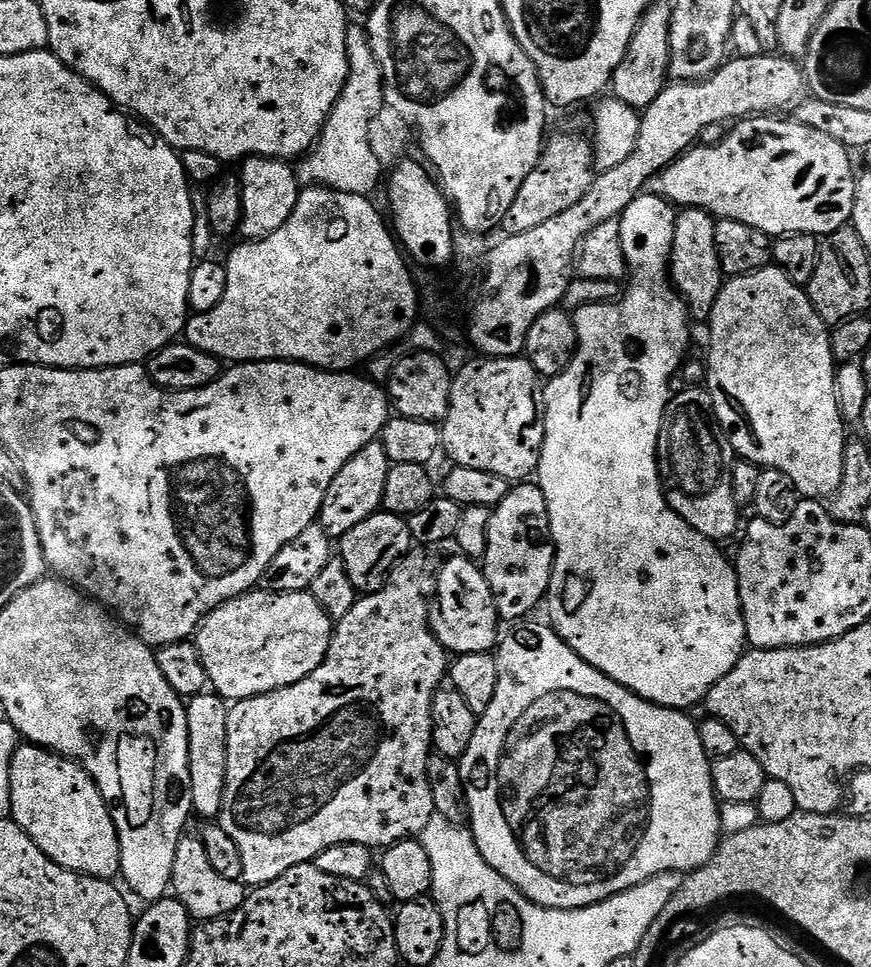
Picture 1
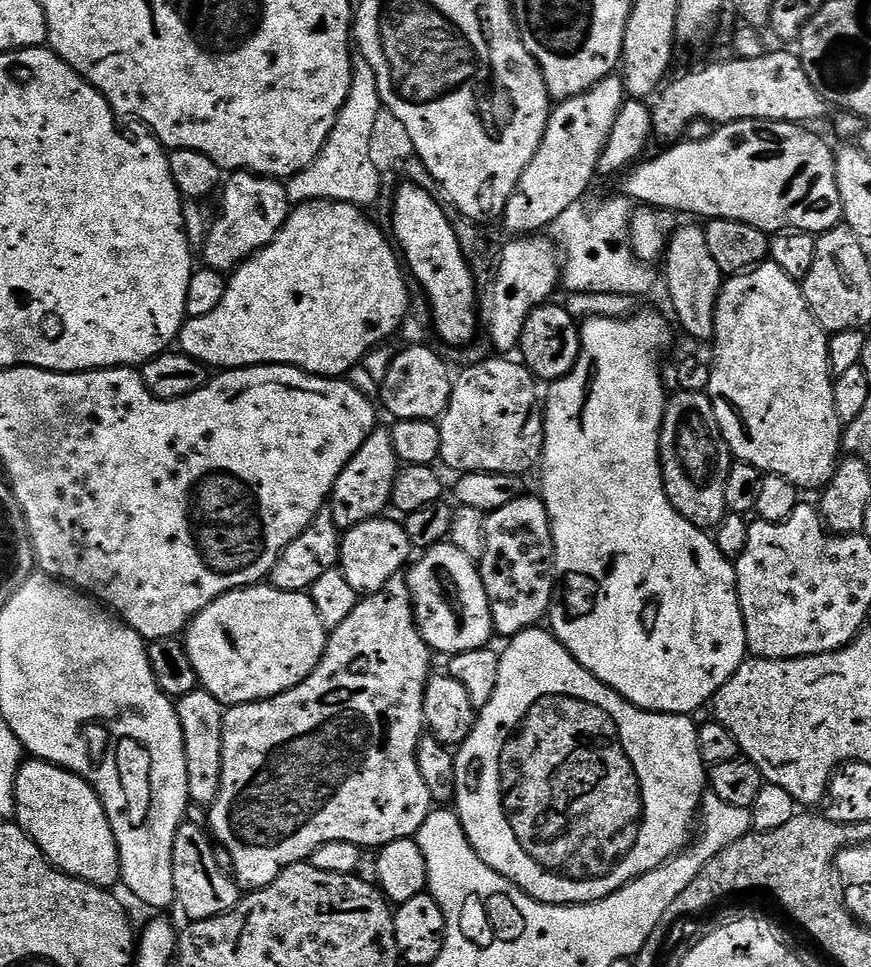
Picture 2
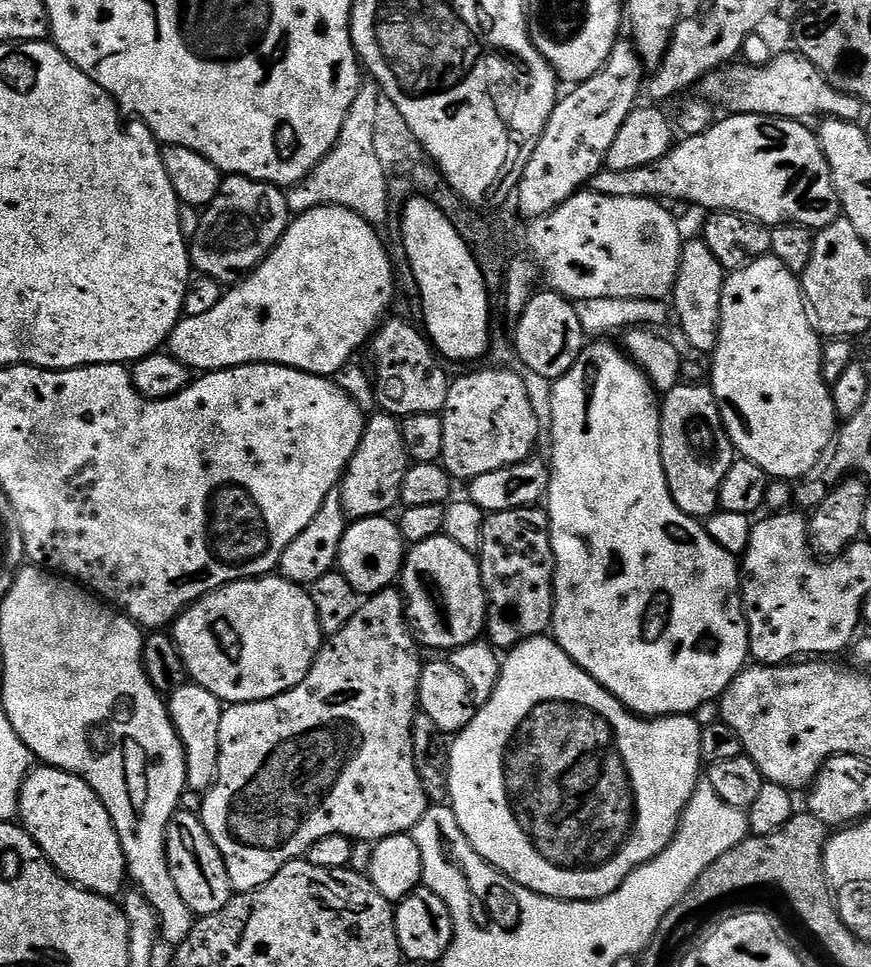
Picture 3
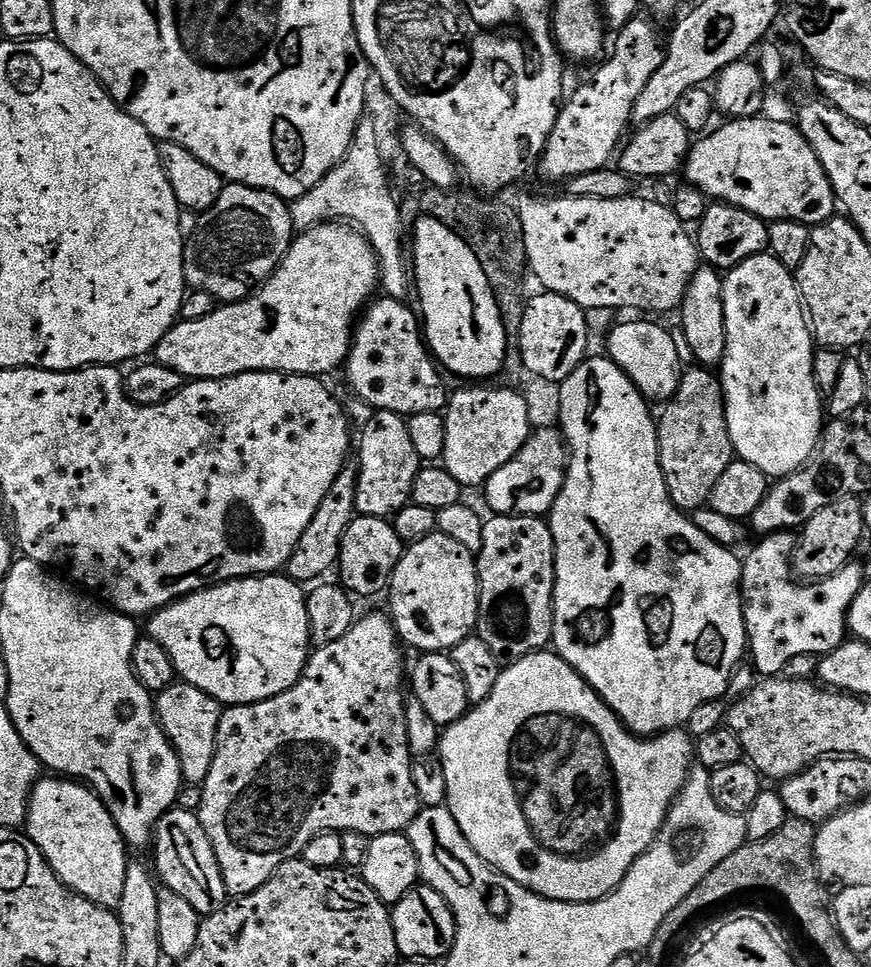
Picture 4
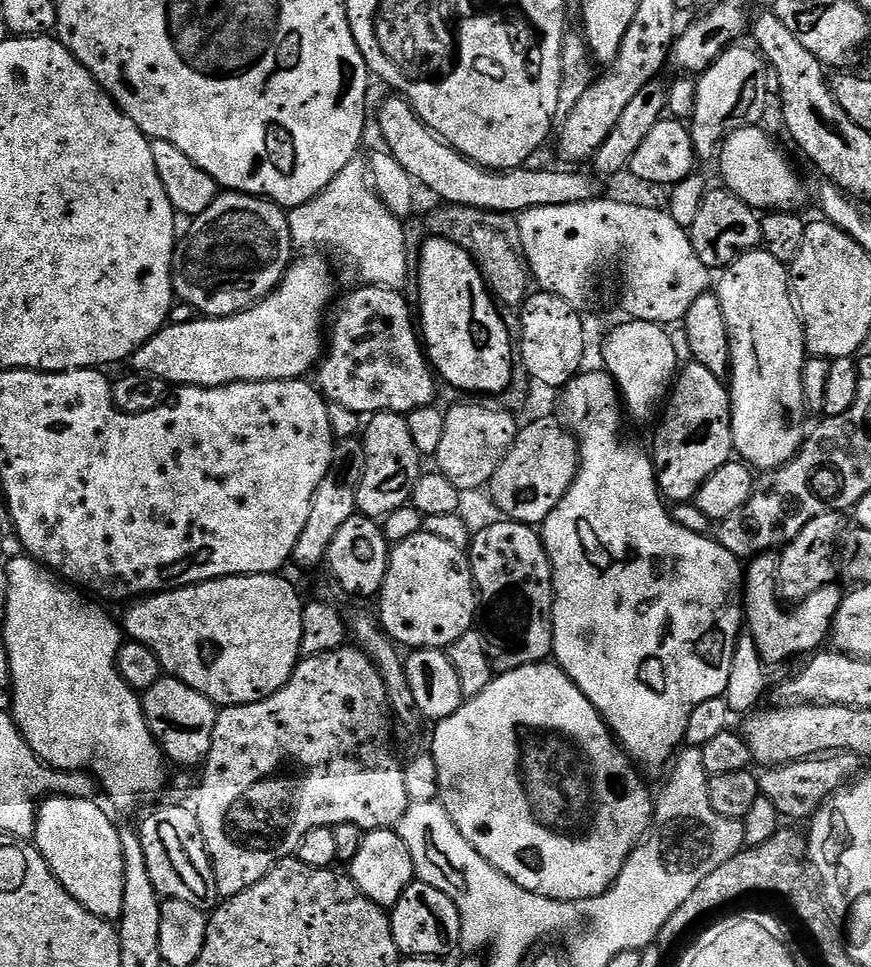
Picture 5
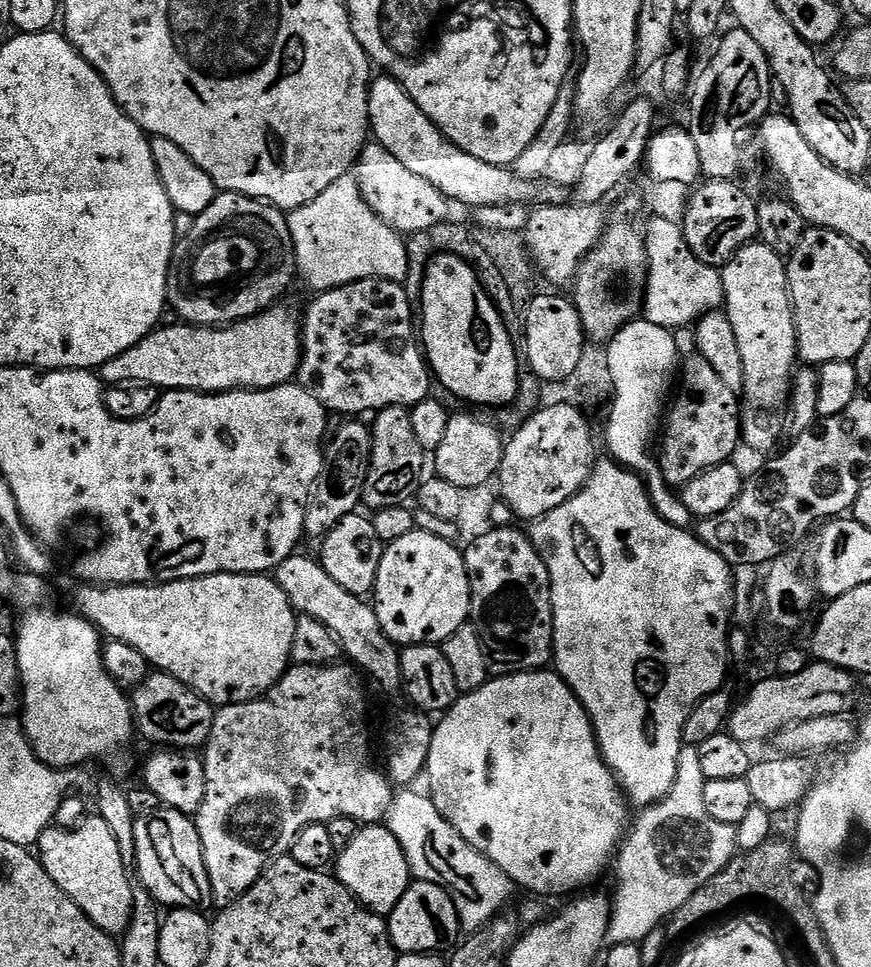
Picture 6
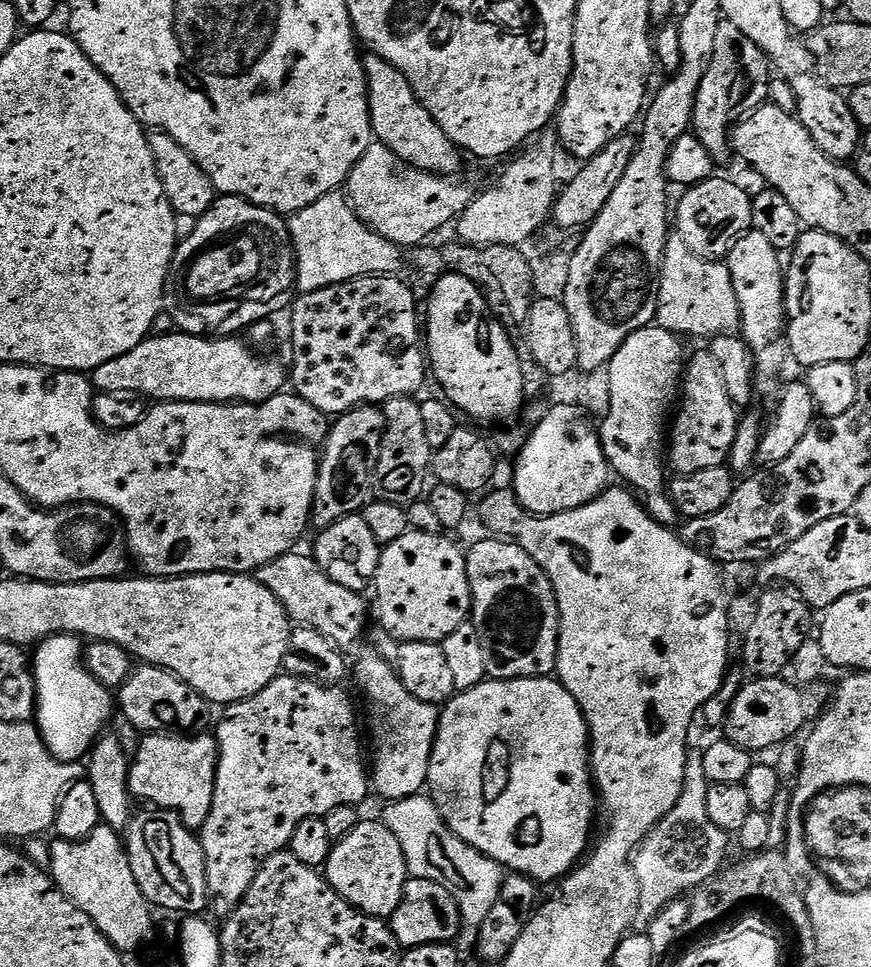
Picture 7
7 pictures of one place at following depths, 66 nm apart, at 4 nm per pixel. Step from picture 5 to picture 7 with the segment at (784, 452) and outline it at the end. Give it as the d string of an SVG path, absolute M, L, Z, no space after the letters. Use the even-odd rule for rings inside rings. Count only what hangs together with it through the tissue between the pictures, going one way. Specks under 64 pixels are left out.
M755 230L748 232L728 251L726 263L730 278L734 282L734 294L740 307L740 328L742 339L752 350L768 348L786 332L786 313L784 311L785 265L781 253L777 252L762 234Z

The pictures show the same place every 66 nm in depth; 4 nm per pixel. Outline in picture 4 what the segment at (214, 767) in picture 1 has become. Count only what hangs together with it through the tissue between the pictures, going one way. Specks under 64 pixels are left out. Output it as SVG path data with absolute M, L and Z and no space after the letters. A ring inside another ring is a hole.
M173 682L155 697L156 718L164 731L168 743L180 760L180 775L183 783L203 785L206 774L210 774L210 762L214 762L214 750L218 738L222 706L210 694L183 682Z

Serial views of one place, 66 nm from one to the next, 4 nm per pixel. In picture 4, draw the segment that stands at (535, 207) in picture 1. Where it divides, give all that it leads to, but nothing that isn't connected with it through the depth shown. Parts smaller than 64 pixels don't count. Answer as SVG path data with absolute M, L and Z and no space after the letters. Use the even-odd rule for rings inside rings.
M637 14L632 17L630 22L626 22L619 28L615 33L616 45L613 46L612 53L610 53L611 48L607 53L608 61L589 80L587 77L581 83L579 90L571 93L557 111L554 130L538 161L540 172L546 179L561 180L561 182L573 180L578 174L590 174L590 170L609 167L611 160L608 159L611 156L613 159L617 155L626 134L624 127L629 127L632 121L634 102L638 102L638 94L642 94L646 82L650 82L650 78L654 78L654 70L658 70L664 61L665 41L656 37L656 32L652 29L651 24L653 21L651 19L643 20L642 17L643 15Z

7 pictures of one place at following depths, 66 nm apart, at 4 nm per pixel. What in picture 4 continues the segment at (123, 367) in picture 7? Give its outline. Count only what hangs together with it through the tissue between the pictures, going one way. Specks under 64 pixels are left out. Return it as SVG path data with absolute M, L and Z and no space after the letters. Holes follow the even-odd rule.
M329 222L327 224L315 224L313 228L303 229L293 239L288 252L282 258L280 265L272 271L272 277L265 280L253 291L251 296L245 300L238 300L234 304L224 304L216 306L213 312L208 312L205 316L200 316L197 320L181 319L174 325L158 342L154 350L155 363L166 366L174 370L178 375L187 378L189 381L194 380L221 380L237 376L243 372L287 372L290 376L315 376L317 378L327 377L327 372L332 372L336 367L343 365L348 356L348 350L352 345L354 335L354 325L358 317L363 313L366 305L373 299L372 291L378 288L380 284L380 267L376 263L376 253L368 245L368 240L361 236L355 227L349 226L344 222Z

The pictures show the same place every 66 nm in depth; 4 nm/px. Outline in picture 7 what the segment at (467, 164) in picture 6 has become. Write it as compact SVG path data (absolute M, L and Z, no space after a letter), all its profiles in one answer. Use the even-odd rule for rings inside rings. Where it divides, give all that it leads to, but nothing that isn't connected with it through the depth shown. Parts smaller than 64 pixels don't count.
M365 55L363 62L364 77L368 80L368 109L373 137L387 146L409 169L455 177L460 168L461 149L445 134L442 126L438 126L430 110L422 106L408 79L381 56Z

